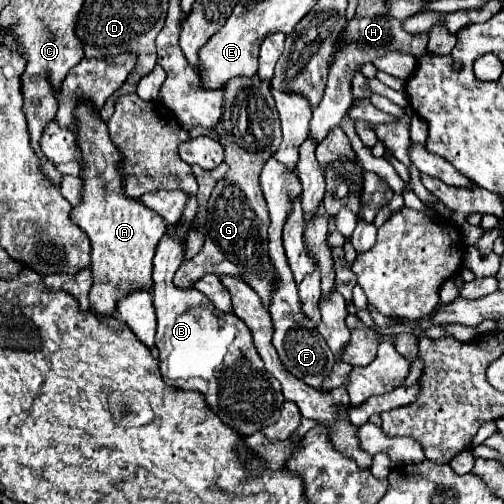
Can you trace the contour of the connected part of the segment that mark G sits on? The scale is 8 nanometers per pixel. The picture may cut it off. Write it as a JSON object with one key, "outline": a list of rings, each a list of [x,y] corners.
{"outline":[[[257,74],[255,78],[233,78],[223,86],[223,98],[237,98],[237,108],[225,102],[223,127],[216,125],[218,141],[225,148],[225,162],[229,172],[215,184],[207,204],[207,224],[205,224],[205,246],[191,260],[185,260],[177,274],[177,288],[191,288],[201,276],[245,276],[245,282],[261,296],[265,308],[269,308],[269,296],[275,288],[275,270],[267,256],[267,226],[269,214],[263,202],[263,192],[259,186],[259,174],[267,156],[271,156],[281,142],[279,116],[275,114],[275,102],[271,96],[269,82],[263,82]]]}

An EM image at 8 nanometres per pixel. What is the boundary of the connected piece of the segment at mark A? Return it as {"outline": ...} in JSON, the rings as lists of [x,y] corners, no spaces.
{"outline":[[[79,102],[75,108],[75,126],[77,126],[77,142],[83,154],[85,166],[81,168],[81,204],[73,206],[71,220],[85,230],[91,240],[91,272],[93,286],[89,292],[91,308],[99,314],[113,314],[115,302],[131,294],[135,290],[151,288],[151,272],[153,272],[153,256],[157,242],[167,232],[167,222],[151,208],[143,206],[139,200],[131,200],[123,192],[123,176],[119,172],[119,164],[123,160],[121,152],[115,148],[107,134],[105,122],[97,116],[91,102]]]}

